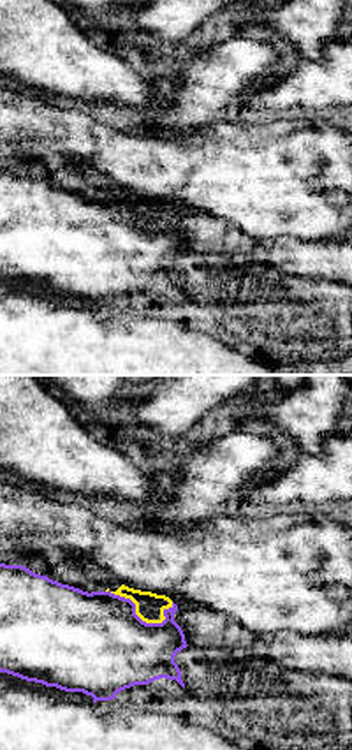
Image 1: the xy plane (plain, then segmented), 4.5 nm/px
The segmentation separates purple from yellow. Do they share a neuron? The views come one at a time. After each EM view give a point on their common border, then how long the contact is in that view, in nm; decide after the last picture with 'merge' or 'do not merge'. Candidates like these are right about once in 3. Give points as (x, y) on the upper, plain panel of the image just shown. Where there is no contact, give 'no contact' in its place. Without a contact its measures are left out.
contact (138, 222); length 320 nm

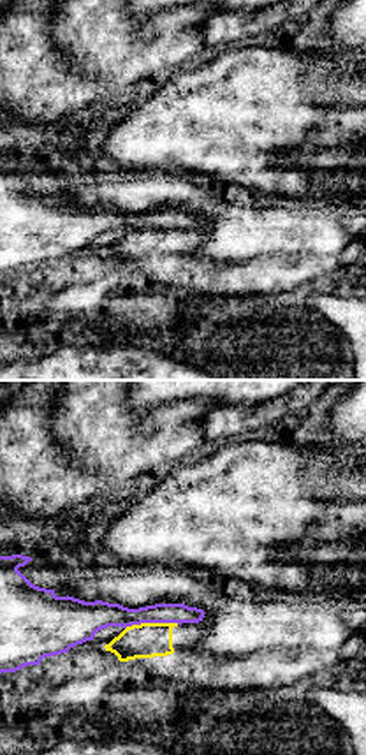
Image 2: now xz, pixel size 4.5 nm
contact (152, 227); length 240 nm

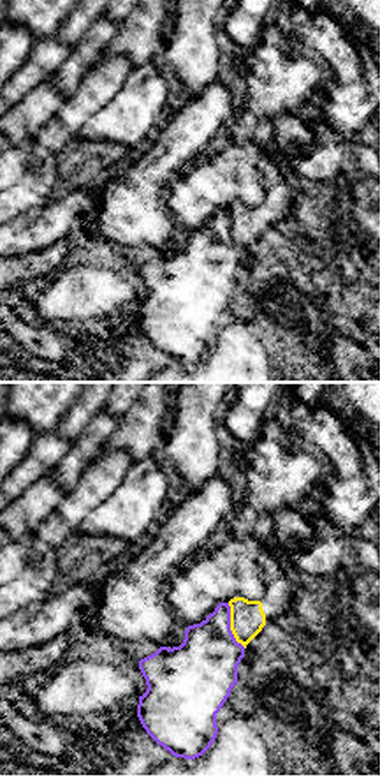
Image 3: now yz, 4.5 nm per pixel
contact (229, 231); length 220 nm

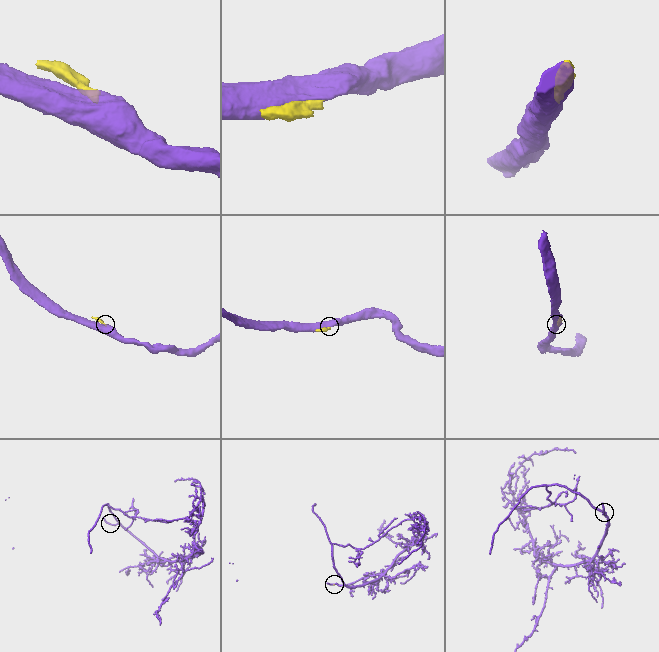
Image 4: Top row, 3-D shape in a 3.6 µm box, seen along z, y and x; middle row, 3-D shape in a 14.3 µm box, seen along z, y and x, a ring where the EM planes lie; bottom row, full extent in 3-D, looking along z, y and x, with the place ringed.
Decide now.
do not merge

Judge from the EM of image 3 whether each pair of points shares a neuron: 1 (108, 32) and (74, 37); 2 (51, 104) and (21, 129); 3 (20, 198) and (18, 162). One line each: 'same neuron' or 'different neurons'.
1: different neurons
2: same neuron
3: different neurons

